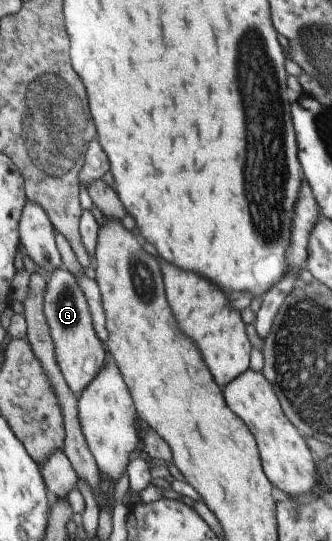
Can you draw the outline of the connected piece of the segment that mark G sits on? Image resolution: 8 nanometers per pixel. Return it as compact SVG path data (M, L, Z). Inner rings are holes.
M56 268L46 278L43 294L43 313L46 319L50 338L54 346L54 360L66 382L66 386L74 395L90 384L106 363L107 355L103 343L94 333L91 316L88 312L88 302L73 276L65 268Z

